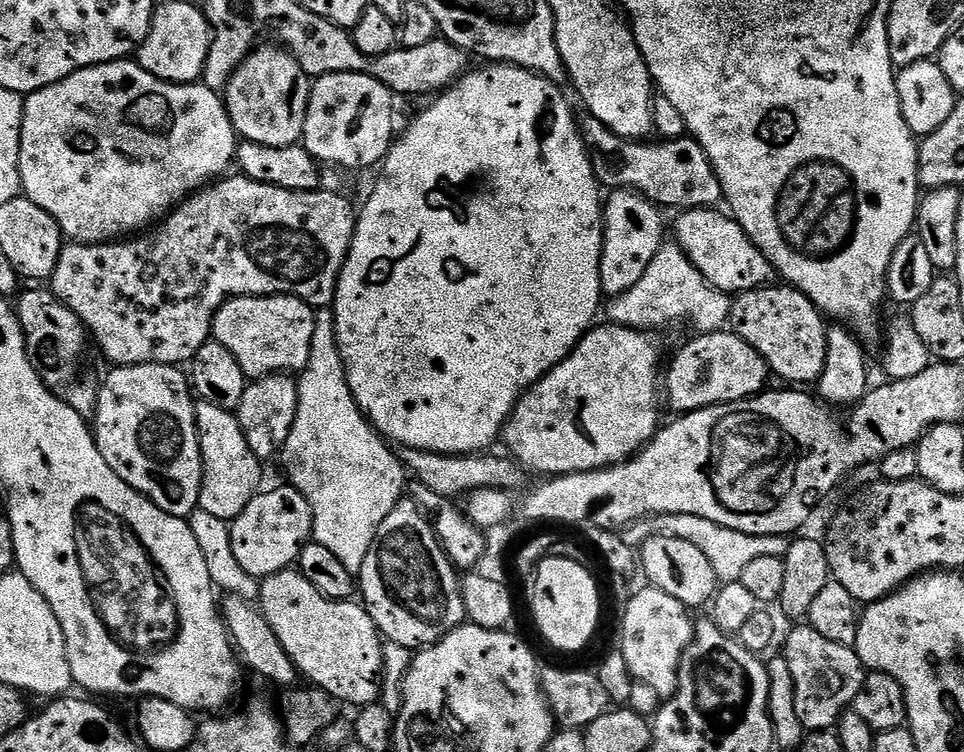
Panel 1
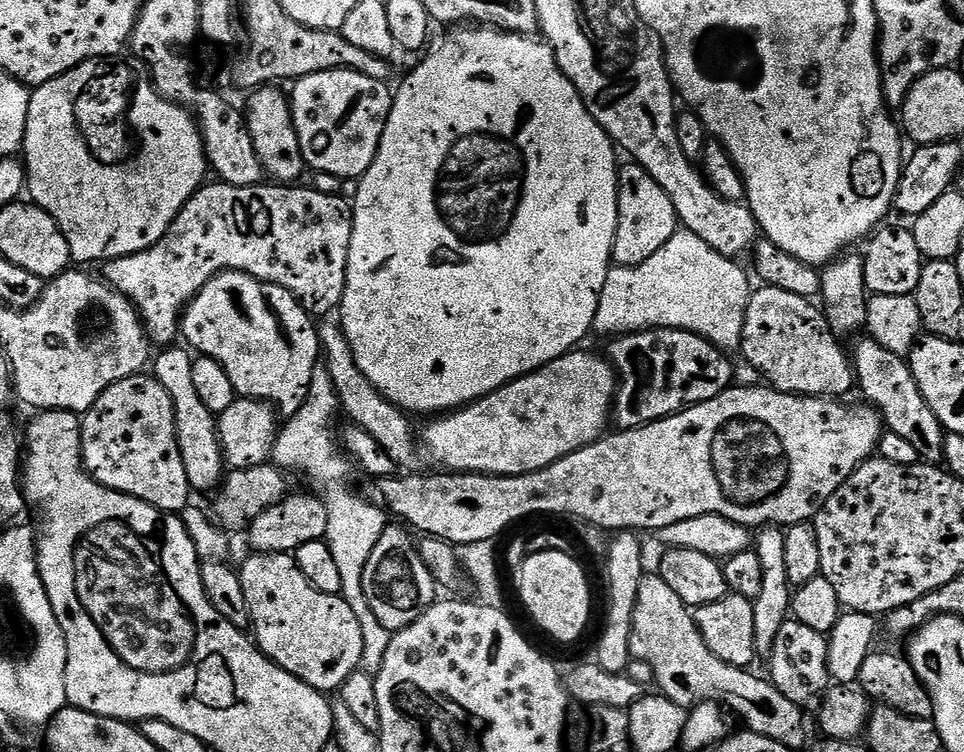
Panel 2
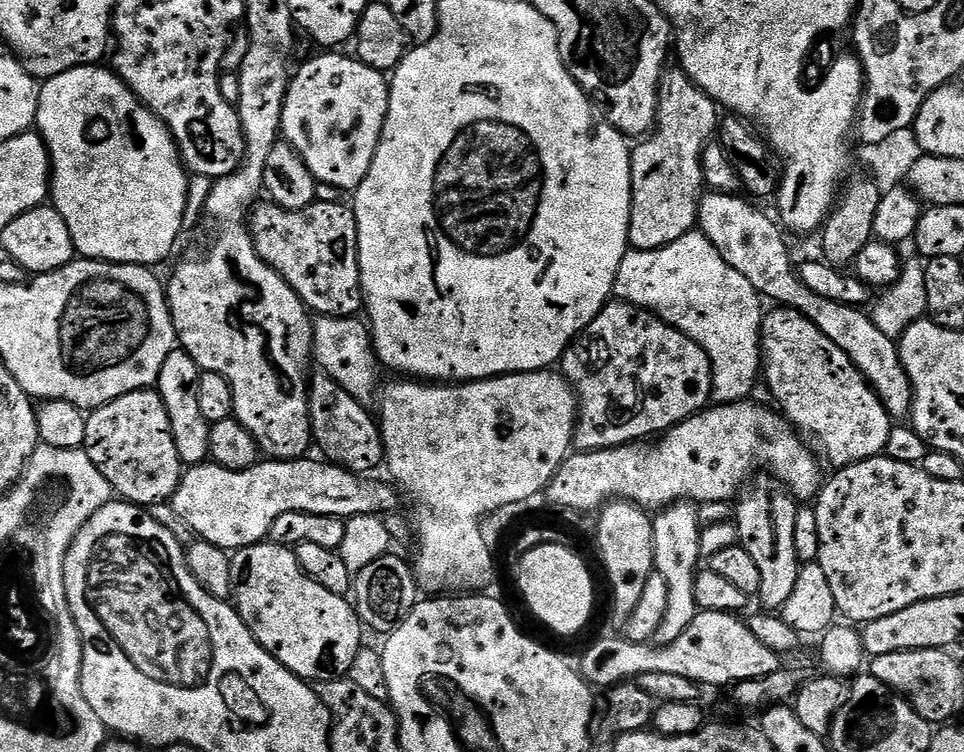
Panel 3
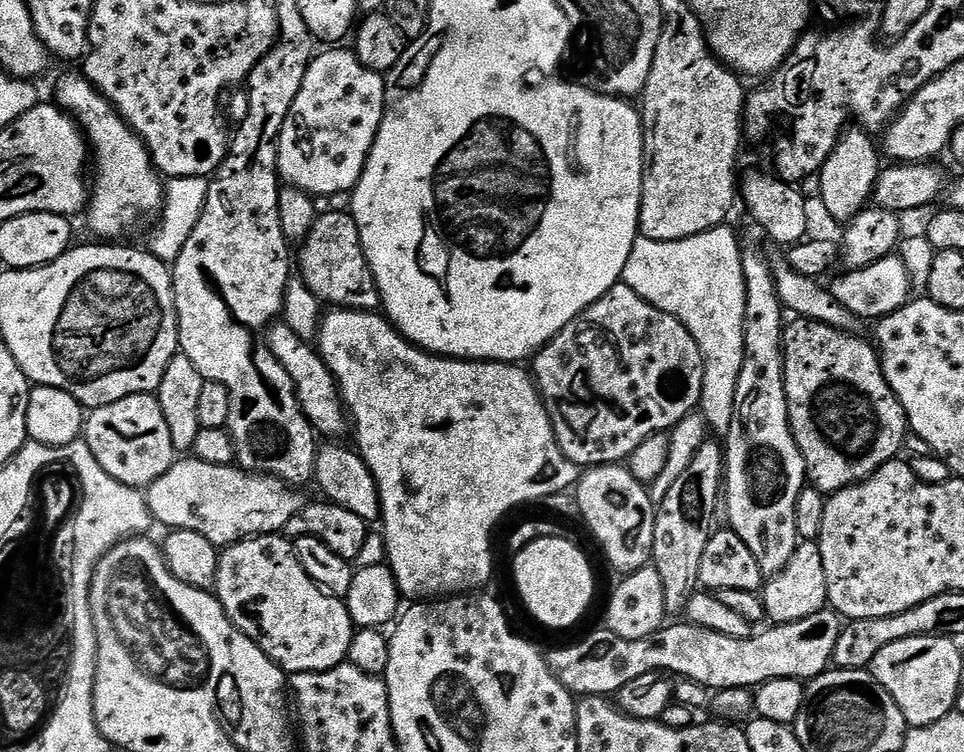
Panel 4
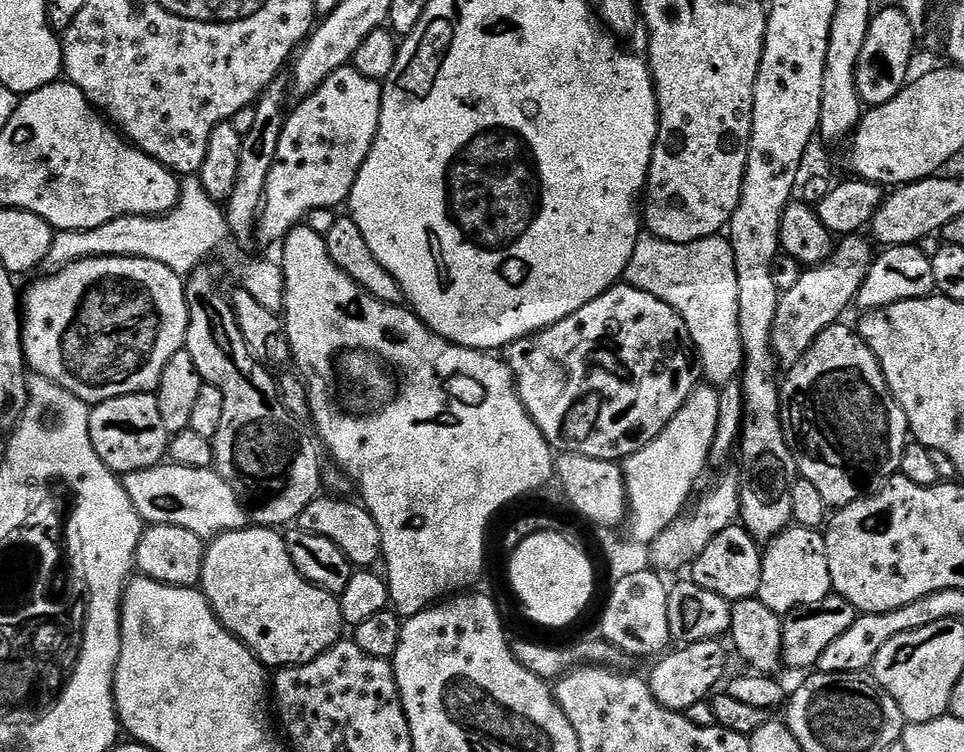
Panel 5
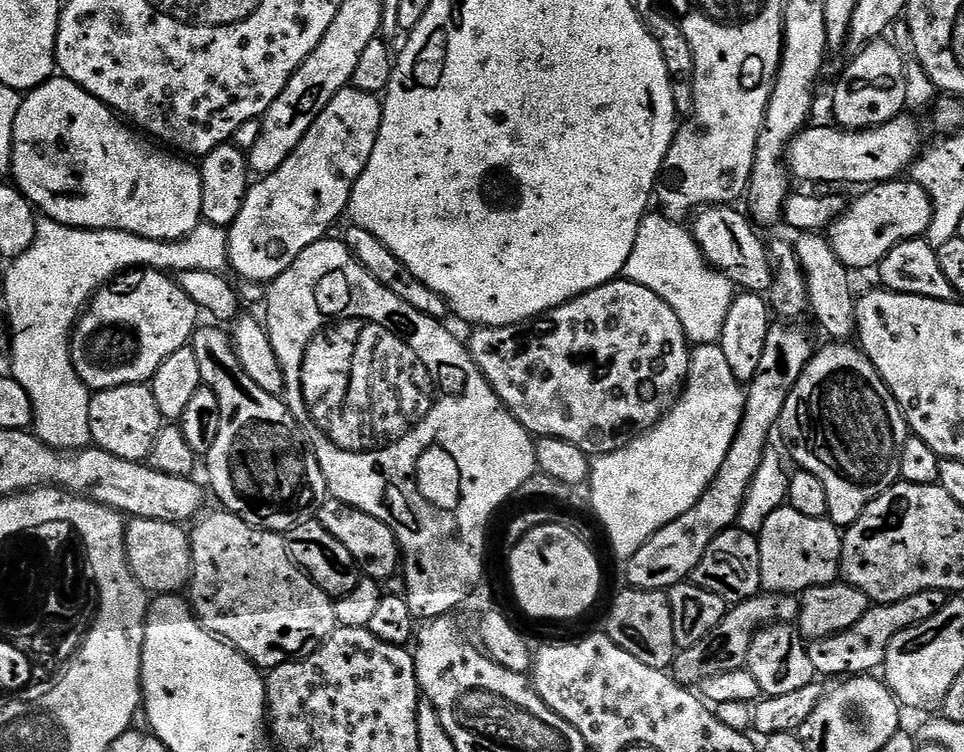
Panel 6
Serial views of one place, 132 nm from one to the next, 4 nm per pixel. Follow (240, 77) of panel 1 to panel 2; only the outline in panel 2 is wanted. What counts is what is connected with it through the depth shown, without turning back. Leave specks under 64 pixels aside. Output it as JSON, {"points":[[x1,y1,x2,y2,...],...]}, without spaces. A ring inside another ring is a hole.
{"points":[[261,86,251,93,248,100,246,123,248,133,254,142,260,164,273,181,284,186,292,186,303,172,306,172,302,146,298,142,296,127,292,121,292,106,287,95,279,92,276,86]]}

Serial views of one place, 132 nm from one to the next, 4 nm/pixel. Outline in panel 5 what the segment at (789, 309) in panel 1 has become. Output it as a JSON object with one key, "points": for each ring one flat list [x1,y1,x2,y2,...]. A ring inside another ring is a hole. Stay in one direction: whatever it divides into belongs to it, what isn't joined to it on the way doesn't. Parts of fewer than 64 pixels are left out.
{"points":[[837,322,822,330,810,350,802,354,795,366,787,369,785,376,788,377,785,380,783,377,780,384,780,421,784,437,796,459,799,475,822,493,830,510,853,504,899,473,904,447,910,442,908,419,902,406,892,397,880,363,855,327,847,328,844,322]]}

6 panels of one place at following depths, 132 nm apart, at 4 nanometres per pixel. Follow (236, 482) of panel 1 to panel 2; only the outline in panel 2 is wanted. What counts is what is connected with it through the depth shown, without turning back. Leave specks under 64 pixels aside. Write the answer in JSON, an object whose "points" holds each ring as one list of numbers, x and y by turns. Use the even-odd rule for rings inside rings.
{"points":[[168,346,163,349,160,357,155,357,154,375,156,381,170,394,174,402,176,418,176,437,182,454,182,462,186,466,186,478,197,493,219,489,226,476,224,450,220,446,220,432,216,429,217,417,206,410,202,398,198,398,194,387,193,353,184,346],[181,347,181,348,180,348]]}

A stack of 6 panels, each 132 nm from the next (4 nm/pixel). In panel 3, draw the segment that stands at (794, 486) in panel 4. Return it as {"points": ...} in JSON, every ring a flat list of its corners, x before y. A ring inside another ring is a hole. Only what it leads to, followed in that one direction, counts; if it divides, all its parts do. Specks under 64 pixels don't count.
{"points":[[766,476,761,478,763,479,757,479,737,501,734,521,736,520,738,542,757,563,761,575,757,601,761,602,765,611,776,612,790,598,801,569,797,551,794,550,794,518,797,517,798,504,779,481]]}

